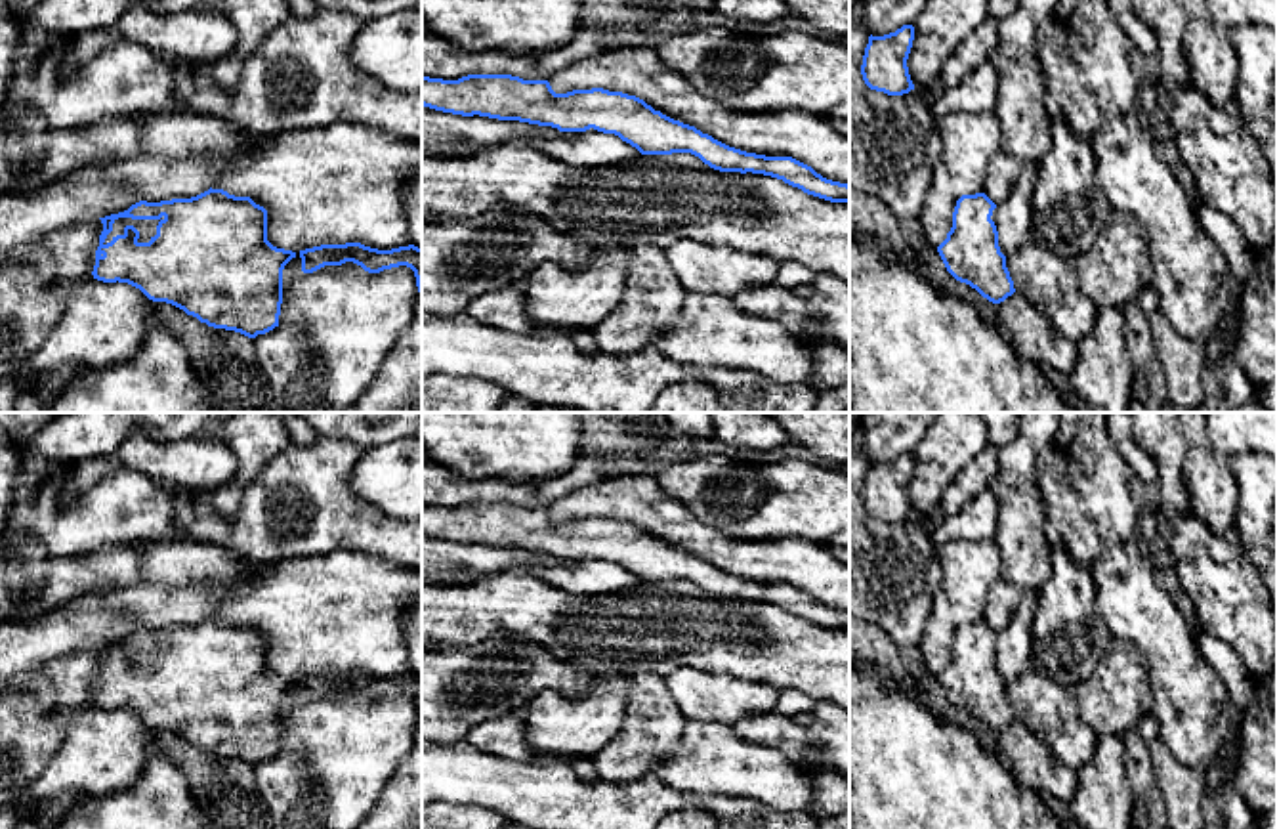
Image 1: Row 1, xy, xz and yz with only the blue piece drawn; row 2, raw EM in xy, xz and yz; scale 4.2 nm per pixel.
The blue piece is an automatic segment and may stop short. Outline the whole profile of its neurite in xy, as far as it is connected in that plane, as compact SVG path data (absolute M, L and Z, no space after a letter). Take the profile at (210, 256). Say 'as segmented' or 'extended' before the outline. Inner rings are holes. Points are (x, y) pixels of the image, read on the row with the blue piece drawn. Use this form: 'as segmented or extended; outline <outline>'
extended; outline M208 189L191 199L160 202L139 201L128 210L99 218L103 231L95 250L94 279L128 283L153 302L166 302L214 329L241 332L248 338L279 327L283 304L283 269L296 252L267 241L267 210L250 197L235 197L223 189Z

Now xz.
as segmented; outline M468 74L458 80L422 76L422 105L462 115L615 134L641 155L691 153L720 172L764 174L807 195L849 202L849 185L817 174L792 157L765 157L729 147L695 126L655 111L643 99L603 88L555 94L548 80L512 74Z

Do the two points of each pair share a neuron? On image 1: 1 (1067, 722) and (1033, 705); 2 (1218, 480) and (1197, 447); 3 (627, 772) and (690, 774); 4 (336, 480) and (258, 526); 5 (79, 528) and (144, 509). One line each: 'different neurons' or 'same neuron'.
1: same neuron
2: same neuron
3: different neurons
4: same neuron
5: same neuron

